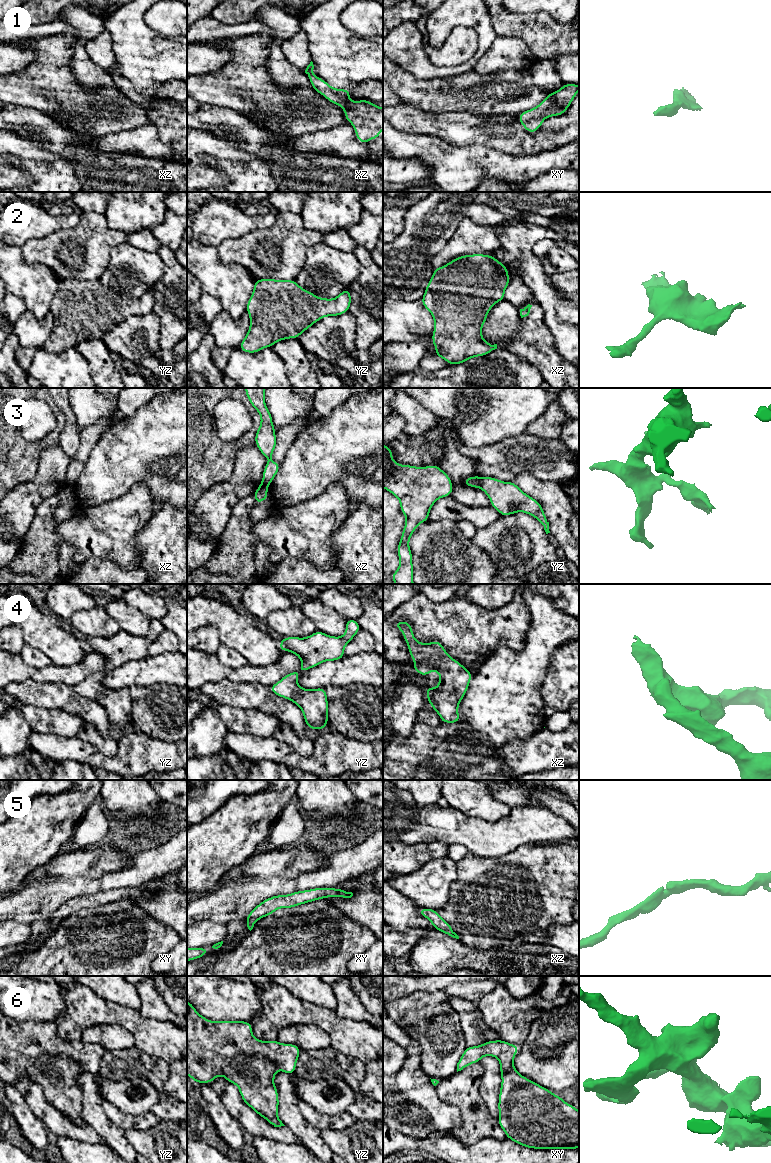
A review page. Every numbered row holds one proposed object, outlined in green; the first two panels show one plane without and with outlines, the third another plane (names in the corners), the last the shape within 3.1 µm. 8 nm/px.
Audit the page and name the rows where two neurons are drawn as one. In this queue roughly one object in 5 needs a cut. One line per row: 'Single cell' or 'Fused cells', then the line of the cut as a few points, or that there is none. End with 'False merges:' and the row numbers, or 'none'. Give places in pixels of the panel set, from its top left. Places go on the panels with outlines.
1: Single cell. No split
2: Single cell. No split
3: Fused cells. Split along yz (479, 477), (477, 486)
4: Single cell. No split
5: Single cell. No split
6: Single cell. No split
False merges: 3

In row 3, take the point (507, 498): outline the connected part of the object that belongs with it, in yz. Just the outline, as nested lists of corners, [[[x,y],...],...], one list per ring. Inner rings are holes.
[[[479,477],[478,487],[482,489],[491,501],[491,506],[501,516],[508,516],[516,512],[527,513],[536,518],[549,531],[549,522],[541,504],[525,494],[515,482],[503,482],[493,477]]]

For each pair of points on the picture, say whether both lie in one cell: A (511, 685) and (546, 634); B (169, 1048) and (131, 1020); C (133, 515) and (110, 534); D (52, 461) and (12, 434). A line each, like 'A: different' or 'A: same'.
A: same
B: same
C: same
D: different

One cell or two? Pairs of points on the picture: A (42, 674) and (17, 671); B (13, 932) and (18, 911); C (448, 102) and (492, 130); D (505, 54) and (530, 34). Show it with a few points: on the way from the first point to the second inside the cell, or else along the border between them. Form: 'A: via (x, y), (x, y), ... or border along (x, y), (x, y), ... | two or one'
A: via (36, 674), (23, 672) | one
B: border along (10, 918), (30, 924) | two
C: border along (463, 111), (439, 112) | two
D: border along (498, 35), (518, 37), (536, 58) | two

